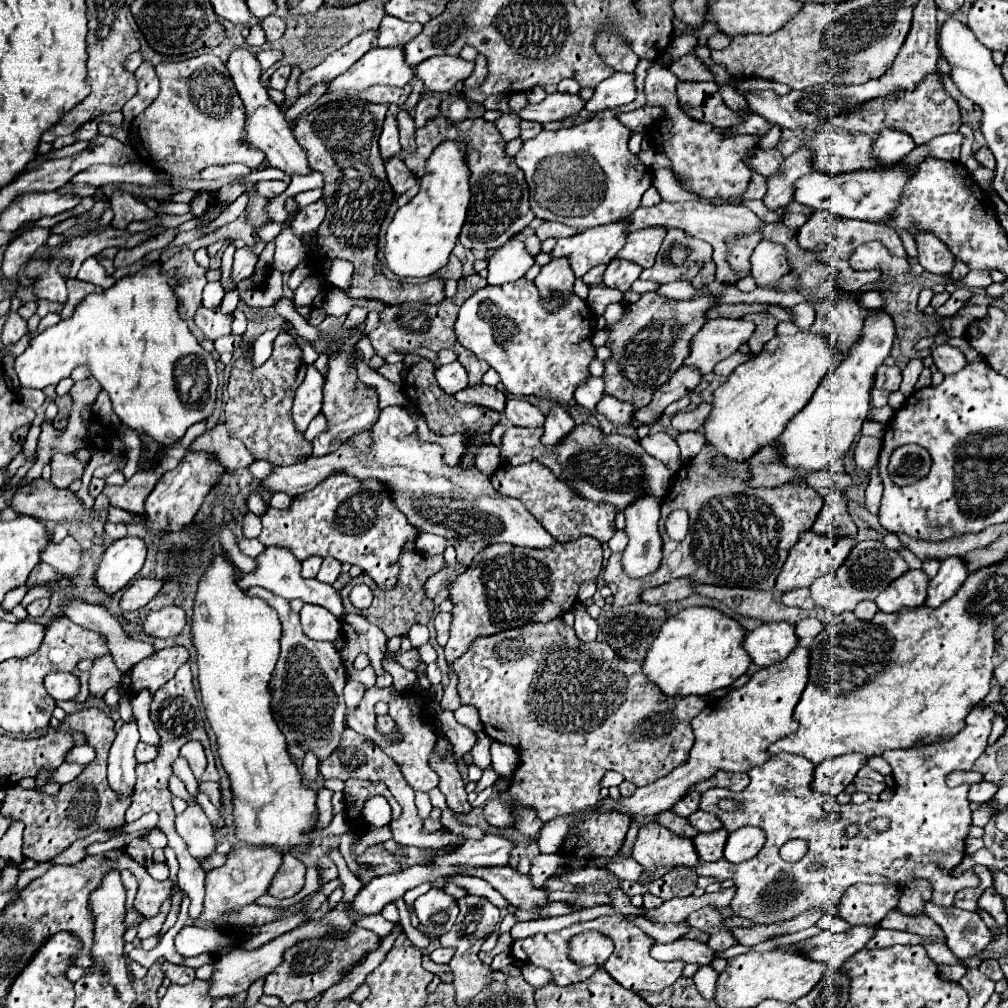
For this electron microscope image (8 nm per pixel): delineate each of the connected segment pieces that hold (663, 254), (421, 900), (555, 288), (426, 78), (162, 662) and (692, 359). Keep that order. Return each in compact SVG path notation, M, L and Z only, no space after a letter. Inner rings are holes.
M670 230L658 250L652 268L642 270L640 280L658 280L662 284L678 280L690 262L704 260L706 266L714 266L710 244L686 236L682 230Z
M432 886L426 894L416 898L414 910L422 930L430 936L446 934L458 916L456 900L436 886Z
M556 258L550 264L542 266L540 274L534 278L534 284L538 286L544 306L552 312L562 306L562 298L570 296L570 292L574 290L574 280L576 278L570 272L568 260Z
M436 56L416 66L416 78L424 82L428 92L448 92L458 82L464 82L474 72L474 60L462 60L460 56Z
M176 648L176 650L162 650L160 654L154 654L138 662L130 672L132 688L128 688L128 694L136 696L138 692L148 690L154 696L154 692L162 688L186 660L188 650Z
M708 320L704 328L692 340L692 352L684 364L698 366L702 374L712 372L712 368L734 354L740 344L748 342L754 332L754 322L746 320Z

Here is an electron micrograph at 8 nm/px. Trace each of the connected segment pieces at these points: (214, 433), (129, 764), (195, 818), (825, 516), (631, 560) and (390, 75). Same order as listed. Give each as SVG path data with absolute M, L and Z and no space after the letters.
M218 424L214 430L202 434L194 444L192 450L206 452L208 456L216 458L224 468L238 470L248 468L254 462L254 456L250 450L236 438L230 438L224 424Z
M136 722L122 724L108 756L108 784L120 796L132 796L136 784L134 748L140 742Z
M196 796L186 800L186 804L186 810L182 814L176 814L176 832L184 838L192 856L202 860L216 848L214 828L200 804L196 802Z
M830 492L824 498L824 506L818 512L818 518L812 526L812 530L816 534L822 536L856 536L858 528L852 522L850 514L848 514L848 500L844 496L844 492Z
M644 496L644 498L638 498L634 504L630 504L624 510L628 546L622 554L622 570L626 570L626 574L630 578L648 576L650 572L656 572L658 564L662 562L662 538L660 538L660 532L658 532L660 504L662 504L662 500L658 500L654 496Z
M372 48L348 72L340 74L330 90L366 90L376 84L406 86L414 78L414 68L406 64L404 48Z

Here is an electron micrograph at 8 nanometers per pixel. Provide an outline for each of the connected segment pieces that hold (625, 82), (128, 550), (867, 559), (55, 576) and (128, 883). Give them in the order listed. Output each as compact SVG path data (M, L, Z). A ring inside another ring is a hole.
M616 72L596 86L594 96L586 102L584 108L588 112L596 114L596 112L602 112L602 110L612 110L612 108L624 106L624 104L632 102L634 98L636 98L634 74Z
M120 538L106 548L100 568L96 572L96 584L106 594L116 594L124 588L144 566L146 544L140 538Z
M864 540L852 548L850 556L844 560L844 564L836 572L818 578L810 586L810 592L818 606L822 606L838 616L842 612L852 612L856 608L856 604L862 600L874 600L882 590L888 588L890 582L894 582L908 570L910 568L904 562L904 558L898 554L898 550L888 550L878 540ZM846 572L848 572L848 576L846 576Z
M36 564L34 566L34 572L30 572L30 580L26 580L26 586L28 588L34 588L34 586L46 586L48 582L54 582L54 580L60 580L64 576L60 576L60 572L54 572L54 568L50 568L50 564Z
M129 870L122 871L120 875L123 885L126 889L125 907L127 910L129 910L133 907L134 898L138 889L138 883L135 876Z

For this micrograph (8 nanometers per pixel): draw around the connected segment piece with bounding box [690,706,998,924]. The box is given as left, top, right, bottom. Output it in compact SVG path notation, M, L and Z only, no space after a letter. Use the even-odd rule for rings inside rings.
M992 706L974 708L966 718L966 728L950 740L930 746L914 746L910 750L884 752L882 758L892 766L896 782L890 802L840 806L836 798L810 788L814 772L814 764L810 760L796 754L772 756L766 764L754 766L748 772L750 784L746 790L730 792L726 788L712 788L706 790L700 800L700 808L714 812L728 832L746 824L762 828L766 832L766 844L760 854L742 864L728 864L726 860L698 862L690 870L698 876L710 876L716 882L732 880L736 894L730 908L736 916L748 918L752 924L784 922L800 916L808 908L818 908L824 914L838 916L838 904L844 890L856 882L906 888L910 882L922 878L932 884L932 904L950 908L956 892L964 888L978 888L980 878L972 870L964 870L960 876L954 876L954 870L964 858L964 838L968 836L972 824L972 810L966 798L970 784L950 788L946 784L946 776L958 770L972 770L974 760L988 746L996 714L998 712ZM722 798L738 800L738 810L722 810L718 806ZM826 812L836 812L840 818L836 822L816 820ZM878 816L890 818L890 828L886 832L872 832L868 828L868 822ZM850 824L860 828L856 836L846 836L846 826ZM794 838L806 840L808 850L802 860L790 864L784 862L778 852L784 842Z

